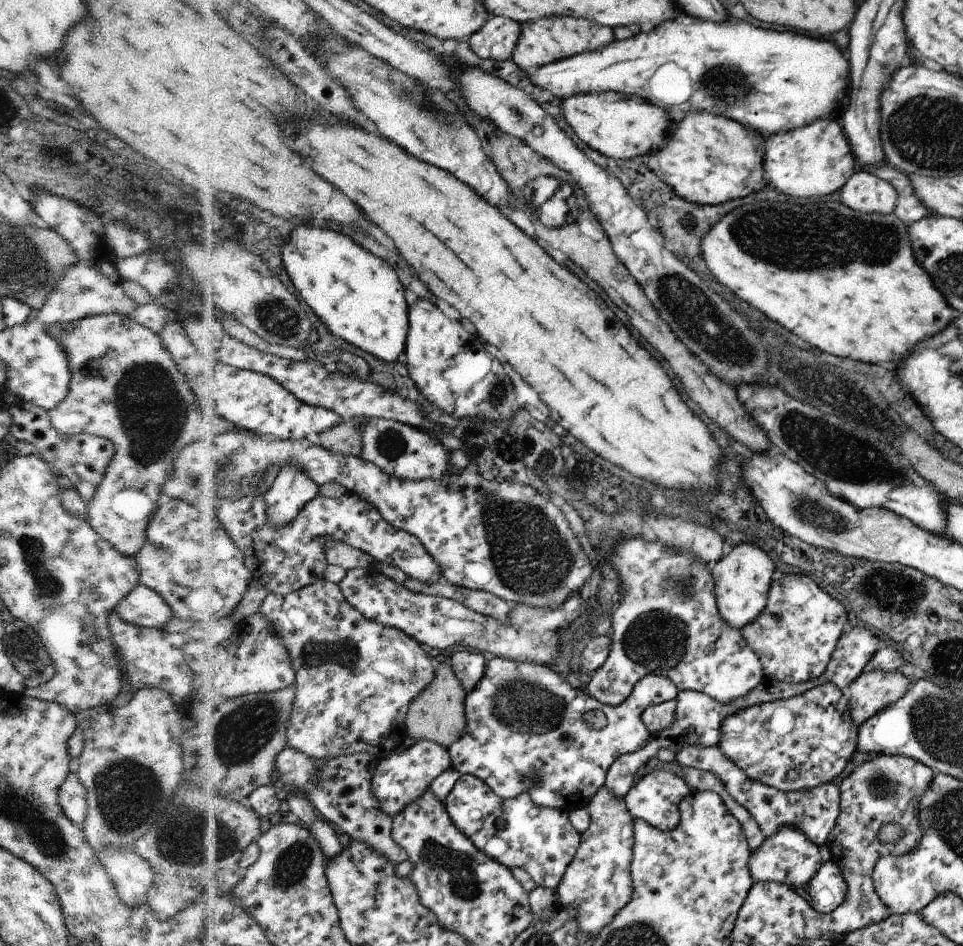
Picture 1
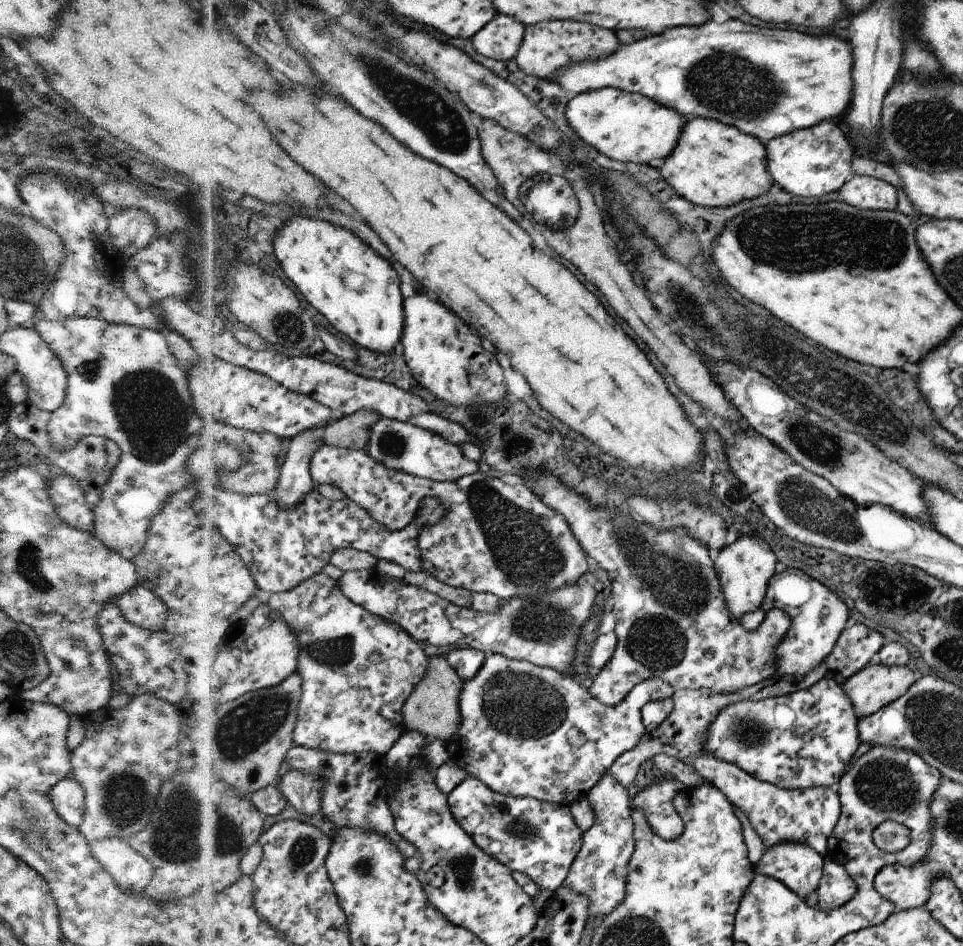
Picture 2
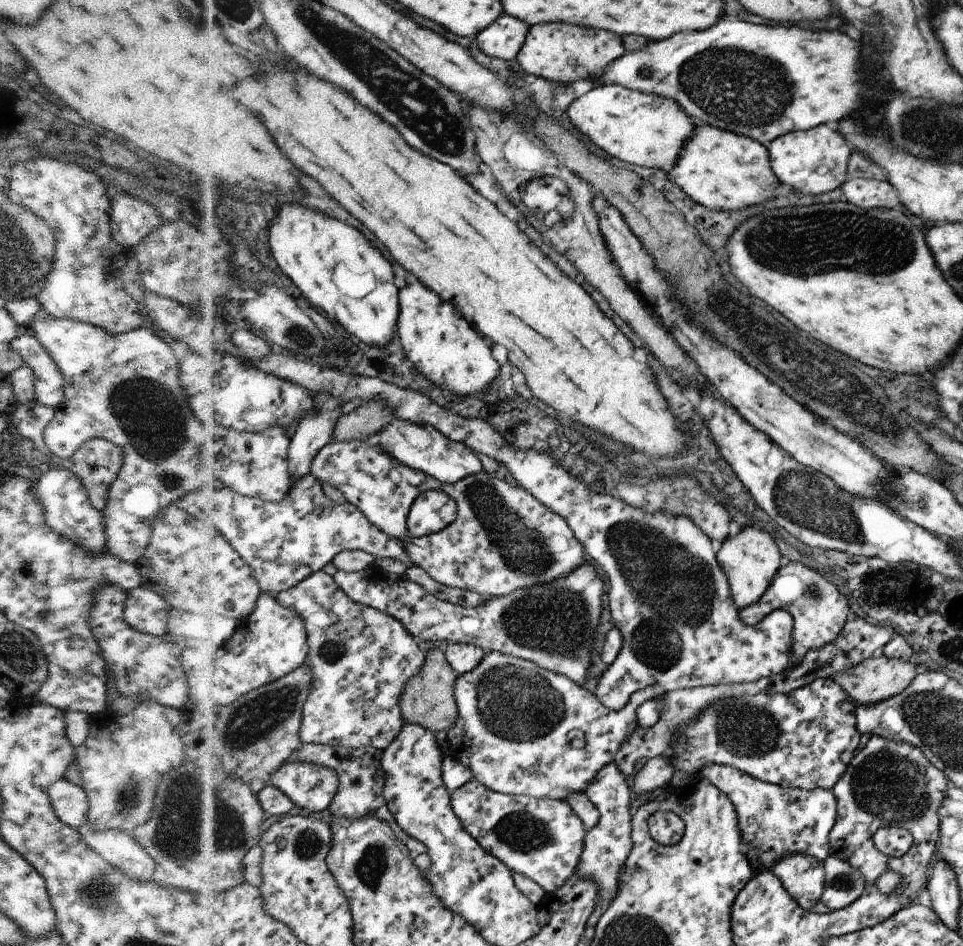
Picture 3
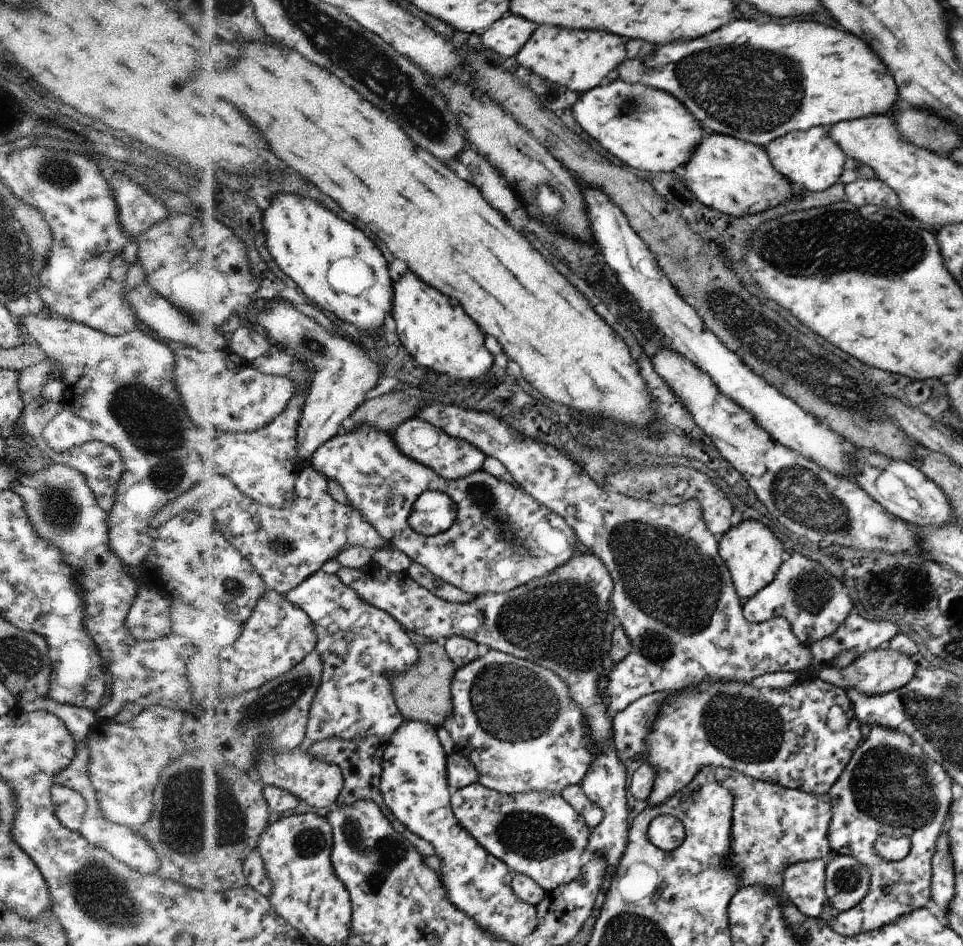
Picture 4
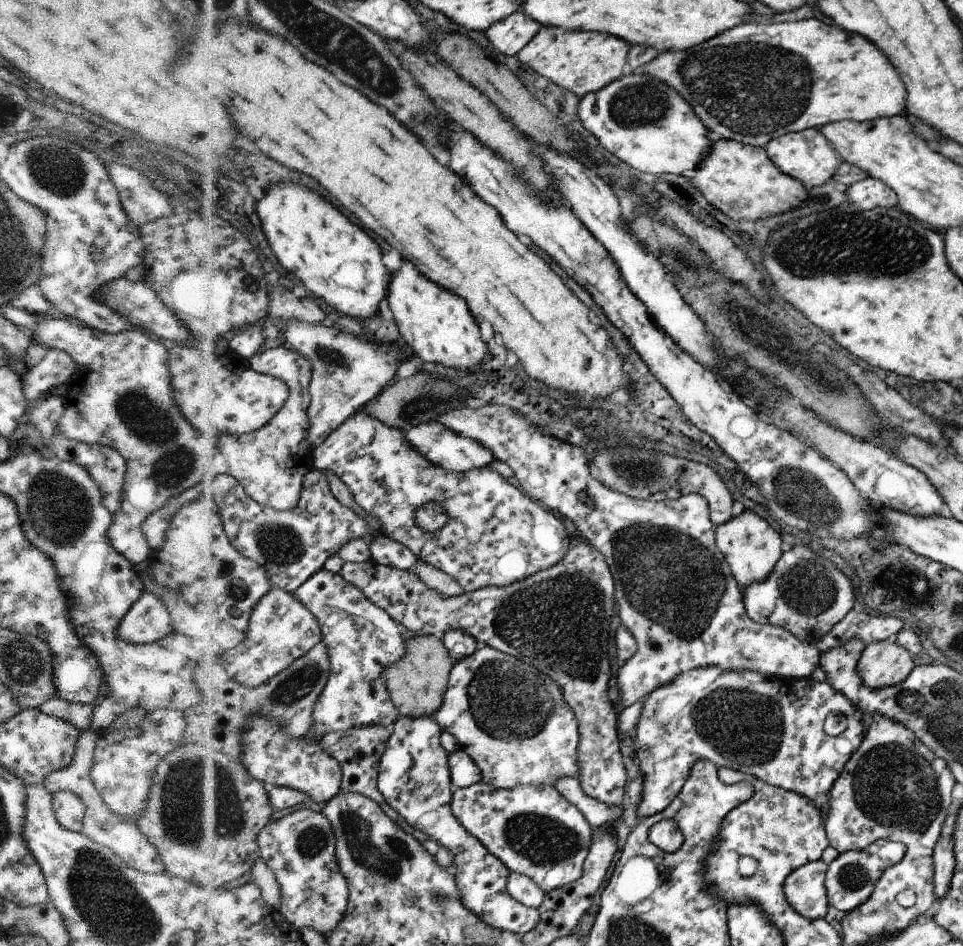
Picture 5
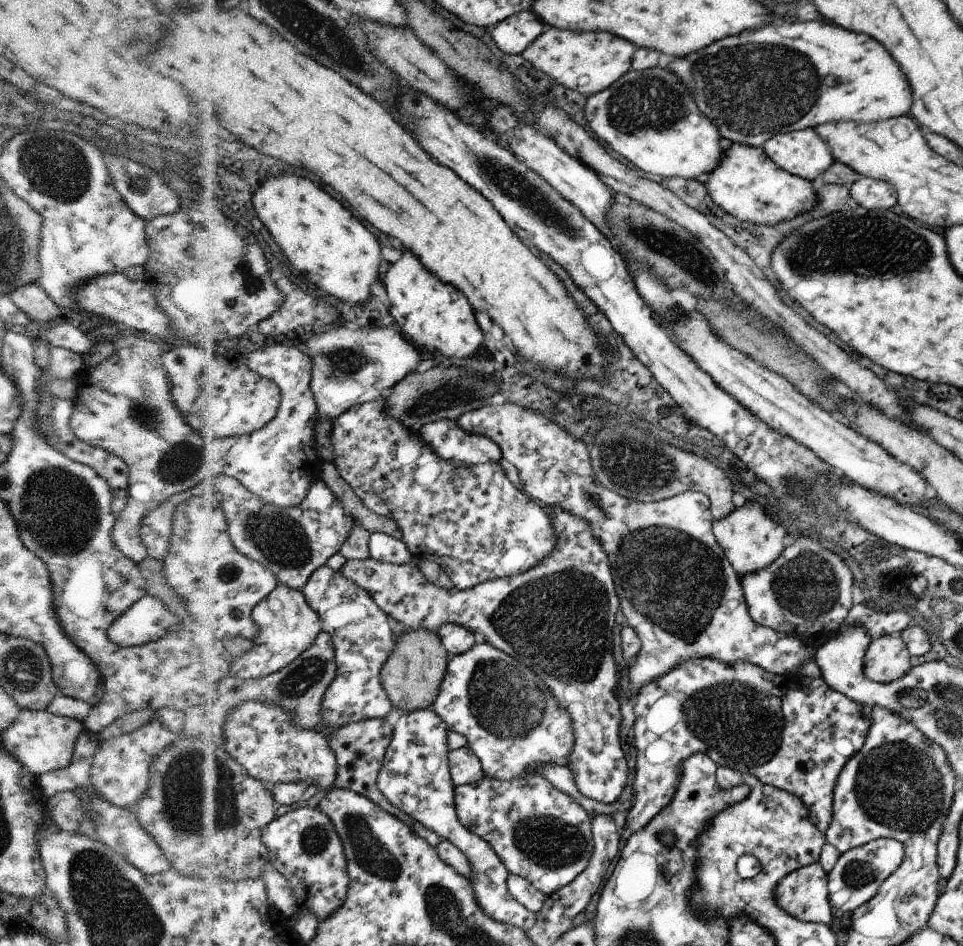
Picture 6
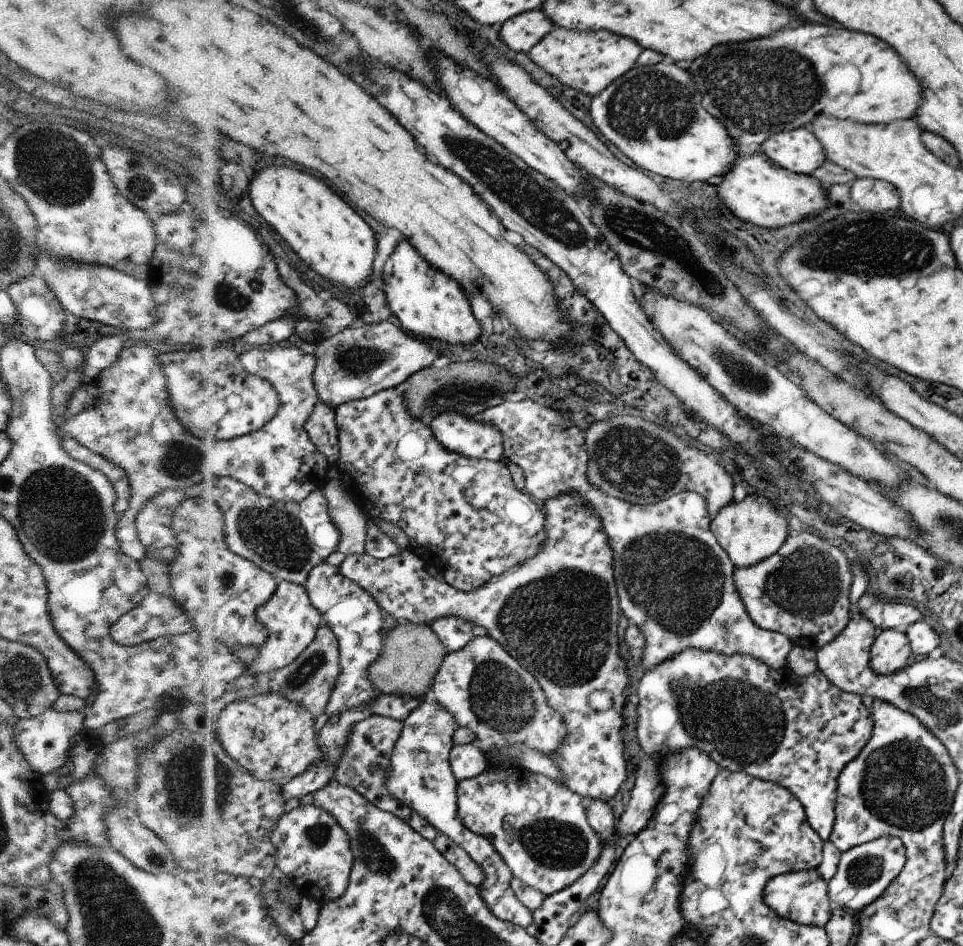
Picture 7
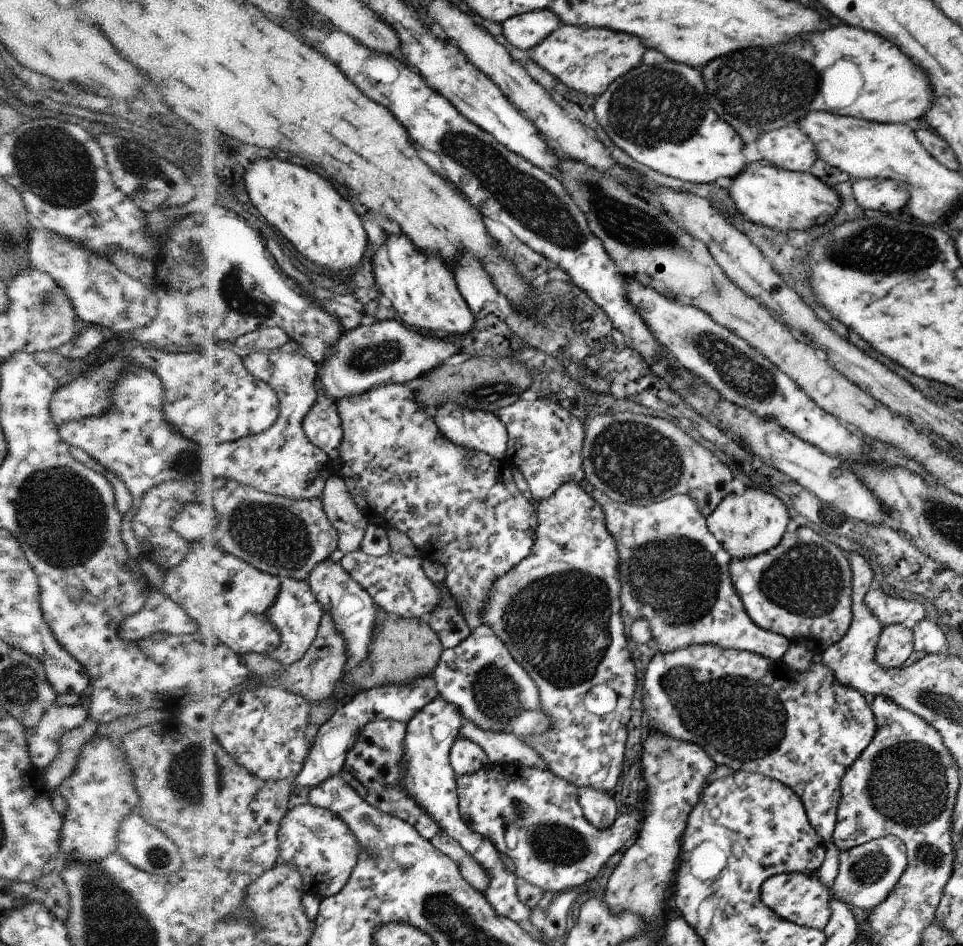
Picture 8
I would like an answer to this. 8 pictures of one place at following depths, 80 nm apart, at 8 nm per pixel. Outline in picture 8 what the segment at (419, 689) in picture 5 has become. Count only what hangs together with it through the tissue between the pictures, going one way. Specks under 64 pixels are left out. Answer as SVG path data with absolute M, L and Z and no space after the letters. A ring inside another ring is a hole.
M389 616L384 621L383 628L375 634L368 658L345 675L337 684L332 697L318 704L312 702L311 724L322 726L328 722L350 698L349 693L355 689L370 690L382 685L405 685L413 683L418 677L434 674L446 649L447 646L428 619Z

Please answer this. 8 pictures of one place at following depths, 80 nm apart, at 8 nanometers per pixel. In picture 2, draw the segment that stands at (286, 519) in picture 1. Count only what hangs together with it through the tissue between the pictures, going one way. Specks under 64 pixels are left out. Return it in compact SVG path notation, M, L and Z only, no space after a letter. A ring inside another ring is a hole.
M316 429L305 430L288 443L281 483L274 496L286 510L297 507L307 494L315 490L312 463L316 453L326 444L324 435L323 438L316 436Z

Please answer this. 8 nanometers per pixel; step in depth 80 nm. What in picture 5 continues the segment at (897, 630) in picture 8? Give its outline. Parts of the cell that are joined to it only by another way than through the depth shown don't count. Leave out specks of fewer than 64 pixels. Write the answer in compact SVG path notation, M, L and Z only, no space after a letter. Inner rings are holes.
M893 638L870 643L863 650L856 672L868 688L891 687L902 683L914 670L912 657Z

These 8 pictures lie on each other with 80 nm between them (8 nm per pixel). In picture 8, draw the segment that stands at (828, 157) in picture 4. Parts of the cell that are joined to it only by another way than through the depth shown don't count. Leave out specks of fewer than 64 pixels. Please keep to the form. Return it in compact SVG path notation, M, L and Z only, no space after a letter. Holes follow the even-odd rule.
M797 124L768 131L755 142L763 159L789 171L809 172L819 158L815 143Z

